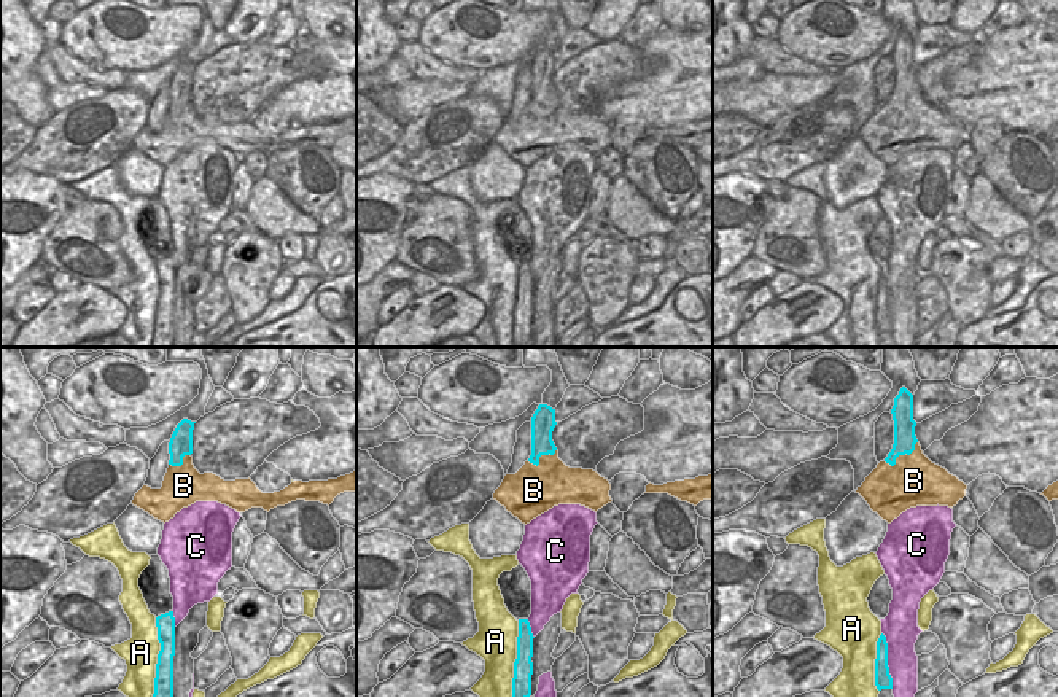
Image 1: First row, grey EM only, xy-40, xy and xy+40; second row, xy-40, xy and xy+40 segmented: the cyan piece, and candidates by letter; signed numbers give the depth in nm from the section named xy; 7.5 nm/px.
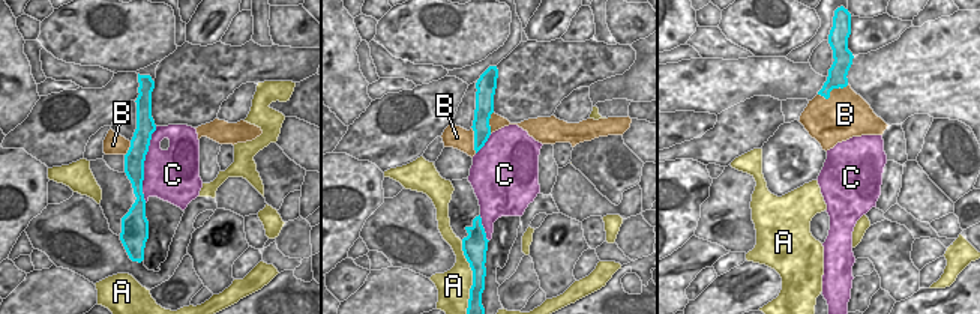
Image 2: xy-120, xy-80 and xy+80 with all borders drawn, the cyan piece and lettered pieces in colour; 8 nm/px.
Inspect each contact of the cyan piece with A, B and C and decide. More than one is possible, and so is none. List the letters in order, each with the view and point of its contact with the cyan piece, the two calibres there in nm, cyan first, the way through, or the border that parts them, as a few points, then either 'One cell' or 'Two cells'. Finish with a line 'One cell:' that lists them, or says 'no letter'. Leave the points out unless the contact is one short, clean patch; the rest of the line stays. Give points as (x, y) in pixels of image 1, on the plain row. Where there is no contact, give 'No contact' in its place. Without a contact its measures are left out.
A: Touches cyan at xy-40 (158, 304). Thickness 140 nm (cyan) against 260 nm. Two cells
B: Touches cyan at xy+40 (901, 97). Thickness 170 nm (cyan) against 380 nm. Two cells
C: Touches cyan at xy+40 (886, 304). Thickness 130 nm (cyan) against 260 nm. Two cells
One cell: no letter

